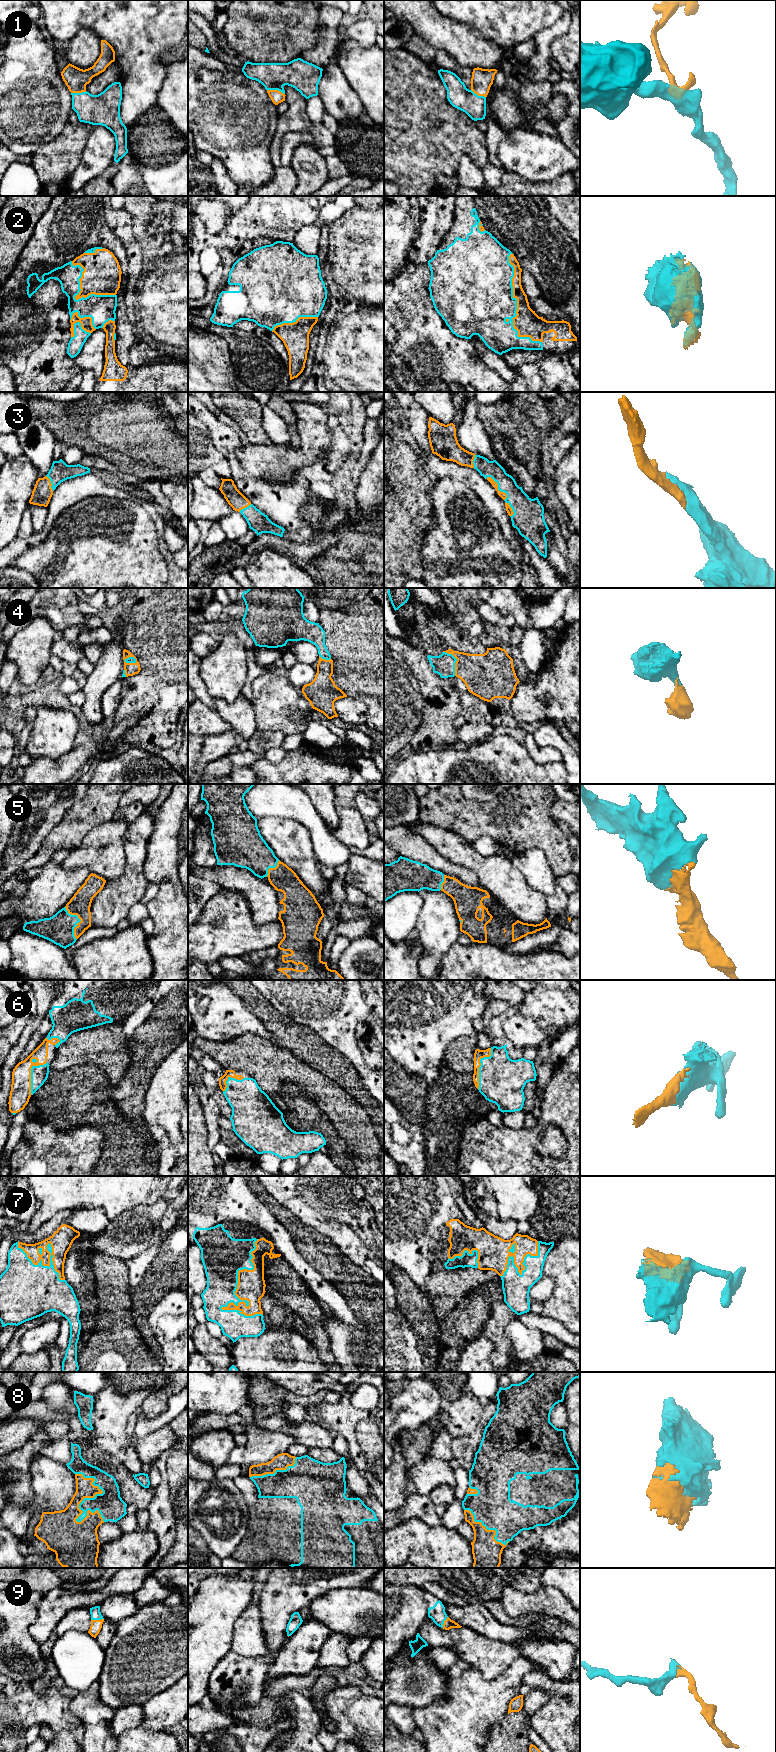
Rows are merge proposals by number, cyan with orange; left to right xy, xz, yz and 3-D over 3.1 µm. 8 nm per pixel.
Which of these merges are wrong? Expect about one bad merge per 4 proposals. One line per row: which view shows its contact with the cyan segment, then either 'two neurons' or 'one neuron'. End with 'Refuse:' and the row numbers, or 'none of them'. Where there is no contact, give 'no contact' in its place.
1: contact in xz; one neuron
2: contact in yz; one neuron
3: contact in yz; one neuron
4: contact in yz; one neuron
5: contact in xy; one neuron
6: contact in yz; one neuron
7: contact in xz; one neuron
8: contact in xy; one neuron
9: contact in xy; one neuron
Refuse: none of them

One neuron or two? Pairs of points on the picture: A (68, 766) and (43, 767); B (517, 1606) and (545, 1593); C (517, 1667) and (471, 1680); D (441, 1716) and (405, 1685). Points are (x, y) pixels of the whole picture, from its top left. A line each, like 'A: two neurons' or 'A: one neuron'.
A: one neuron
B: one neuron
C: one neuron
D: two neurons

